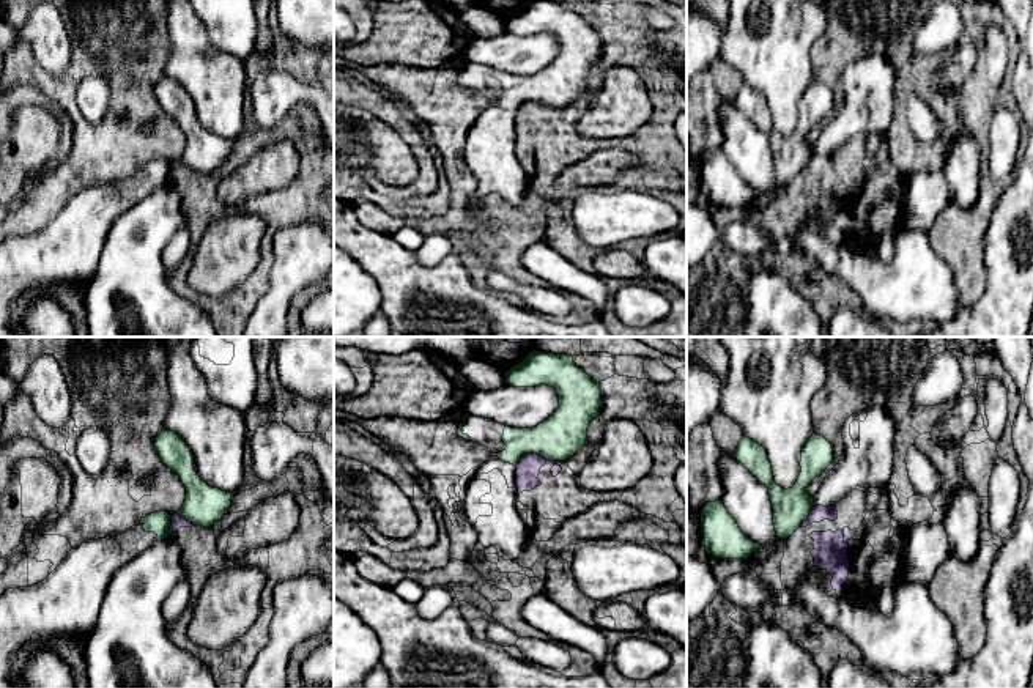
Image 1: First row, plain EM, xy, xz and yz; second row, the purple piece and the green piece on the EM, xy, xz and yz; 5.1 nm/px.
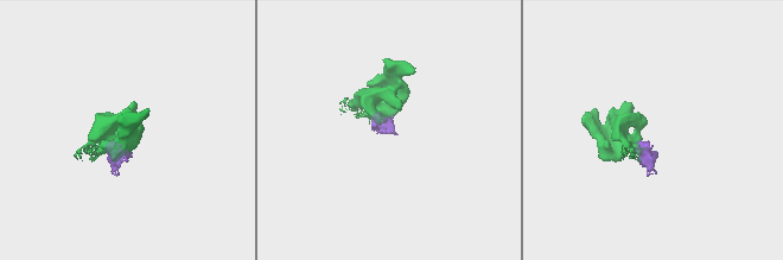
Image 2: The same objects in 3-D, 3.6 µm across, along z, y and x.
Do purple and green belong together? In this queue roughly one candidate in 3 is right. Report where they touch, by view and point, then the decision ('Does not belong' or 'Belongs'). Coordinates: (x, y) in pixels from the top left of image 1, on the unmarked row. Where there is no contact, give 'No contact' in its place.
Touches purple at xz (531, 101). Does not belong

